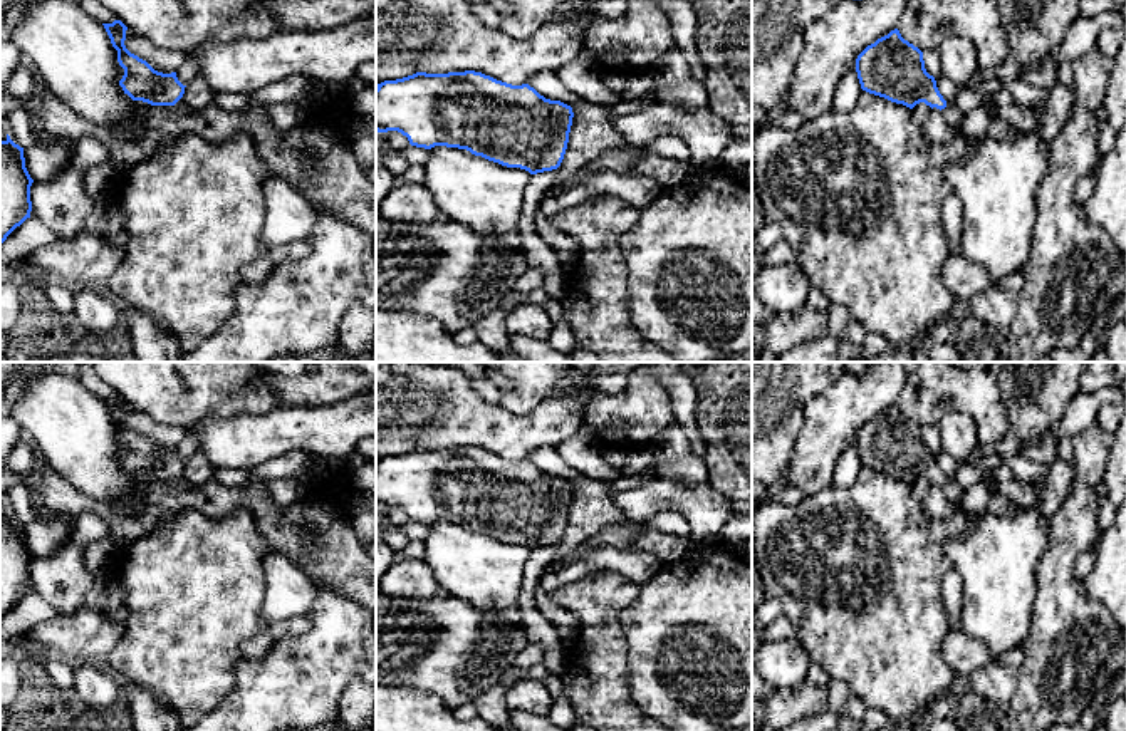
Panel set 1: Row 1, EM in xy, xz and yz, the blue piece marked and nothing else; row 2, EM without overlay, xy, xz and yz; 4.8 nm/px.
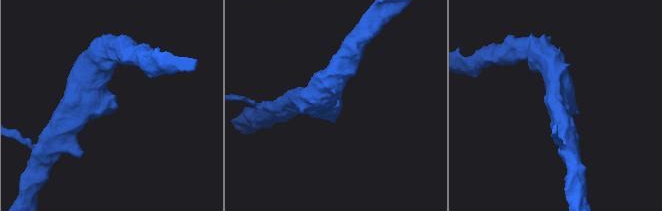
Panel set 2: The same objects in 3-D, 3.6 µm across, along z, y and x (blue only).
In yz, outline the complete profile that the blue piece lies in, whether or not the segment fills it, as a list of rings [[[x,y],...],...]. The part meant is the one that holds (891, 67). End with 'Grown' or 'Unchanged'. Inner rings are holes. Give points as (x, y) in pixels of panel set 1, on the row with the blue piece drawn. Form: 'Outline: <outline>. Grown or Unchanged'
Outline: [[[898,29],[868,45],[856,59],[861,89],[913,109],[925,102],[945,109],[936,80],[925,69],[923,52],[904,40]]]. Unchanged

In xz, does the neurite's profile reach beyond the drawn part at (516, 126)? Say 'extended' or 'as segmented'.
as segmented

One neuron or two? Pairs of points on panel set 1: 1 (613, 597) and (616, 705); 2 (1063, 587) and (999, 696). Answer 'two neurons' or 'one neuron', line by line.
1: one neuron
2: two neurons

